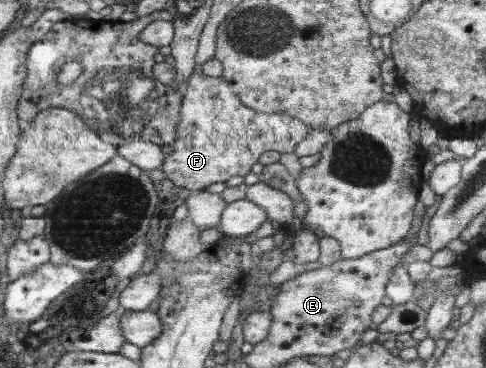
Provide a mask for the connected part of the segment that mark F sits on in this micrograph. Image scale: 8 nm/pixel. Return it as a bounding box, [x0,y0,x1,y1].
[161,70,310,191]

